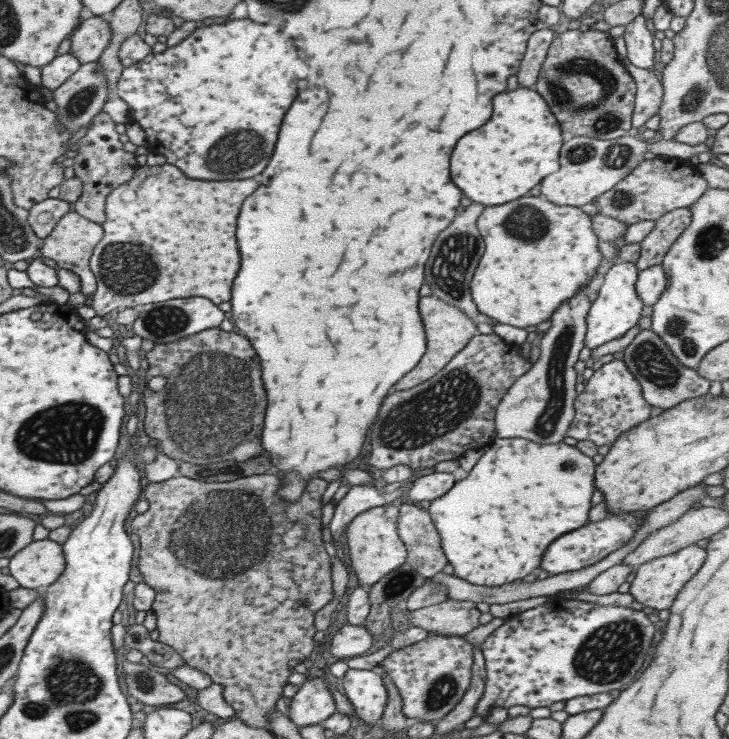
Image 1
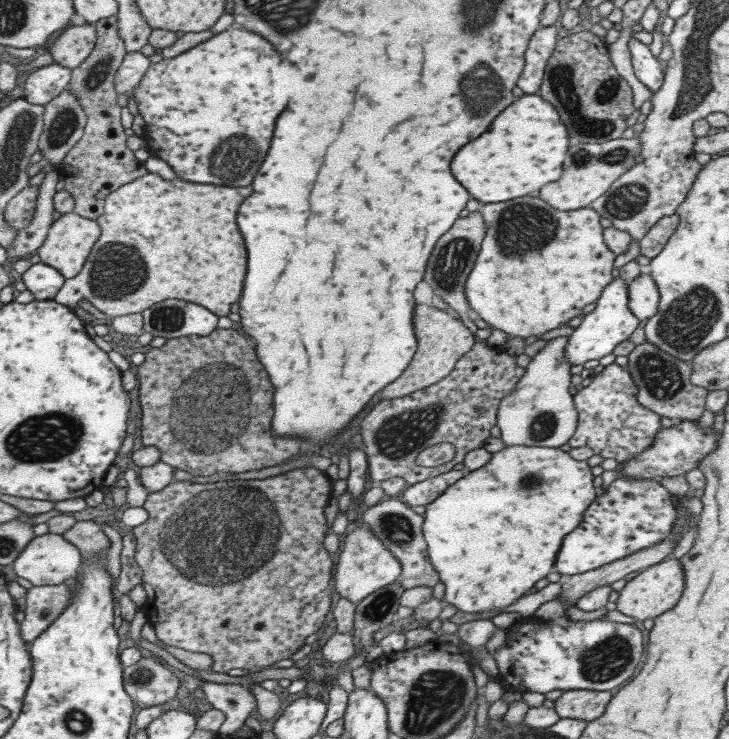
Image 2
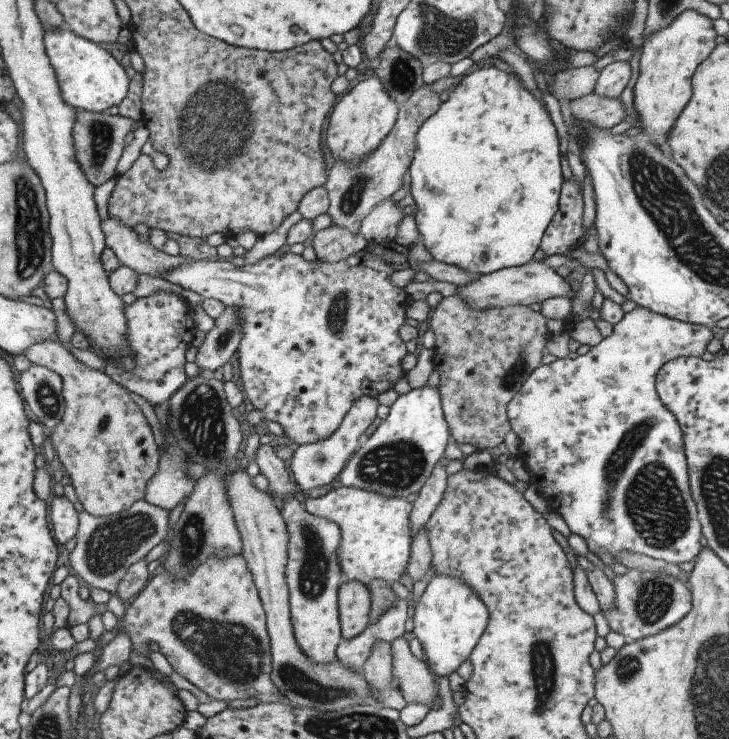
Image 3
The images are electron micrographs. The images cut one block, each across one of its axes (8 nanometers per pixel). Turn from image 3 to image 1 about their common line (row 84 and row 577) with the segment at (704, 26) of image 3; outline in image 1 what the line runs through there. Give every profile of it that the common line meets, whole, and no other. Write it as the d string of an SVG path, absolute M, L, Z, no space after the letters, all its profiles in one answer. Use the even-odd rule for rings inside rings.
M695 544L686 546L677 552L654 558L644 562L635 568L634 578L629 583L629 595L644 607L656 609L657 611L669 609L675 596L682 586L689 580L703 564L705 558L704 548Z

